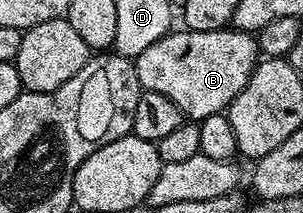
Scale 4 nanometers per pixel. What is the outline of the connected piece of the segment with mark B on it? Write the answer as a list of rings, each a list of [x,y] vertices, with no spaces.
[[[227,27],[216,31],[171,31],[140,56],[133,58],[139,86],[167,96],[183,118],[199,123],[206,117],[229,110],[232,99],[244,91],[260,54],[255,34]]]

